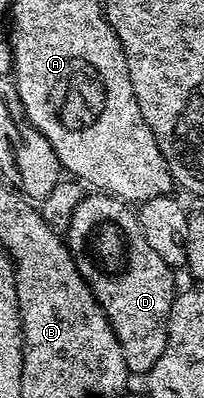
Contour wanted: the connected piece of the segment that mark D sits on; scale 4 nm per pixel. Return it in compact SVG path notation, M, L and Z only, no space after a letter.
M90 192L87 198L82 198L75 204L74 211L70 214L70 223L64 229L64 241L80 276L84 276L84 280L90 285L100 308L104 308L110 327L116 332L116 340L120 340L127 371L131 375L149 374L166 347L166 325L176 297L175 271L164 264L164 260L160 260L160 256L156 256L156 251L148 245L148 240L144 240L137 213L121 198L105 192Z

